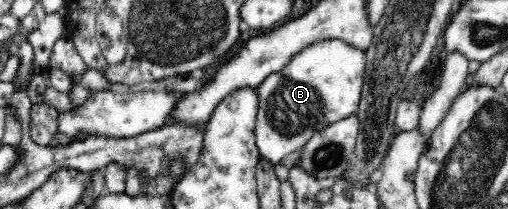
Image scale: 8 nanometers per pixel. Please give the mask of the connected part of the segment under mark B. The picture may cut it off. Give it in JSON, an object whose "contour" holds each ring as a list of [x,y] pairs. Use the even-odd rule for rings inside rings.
{"contour":[[[335,38],[301,48],[281,70],[264,78],[256,87],[259,106],[257,106],[254,132],[261,156],[276,165],[287,154],[305,146],[305,142],[321,128],[353,115],[362,97],[367,63],[366,50],[355,48],[348,42]]]}

